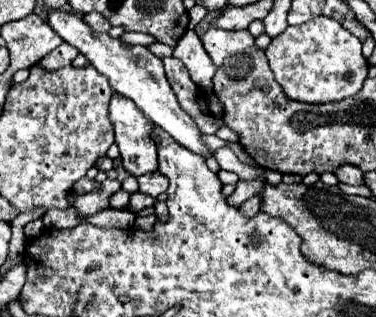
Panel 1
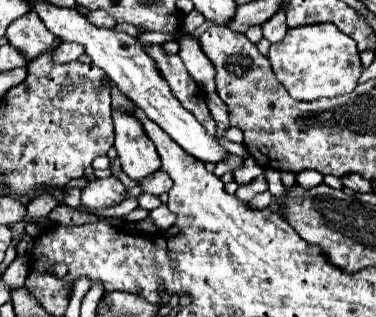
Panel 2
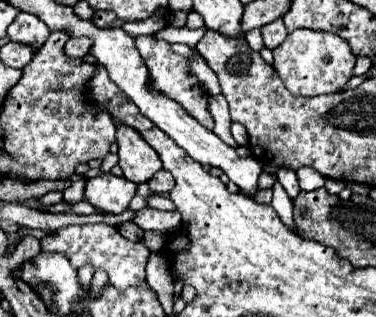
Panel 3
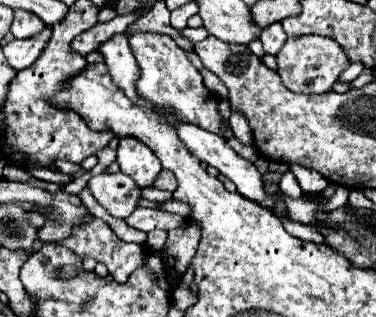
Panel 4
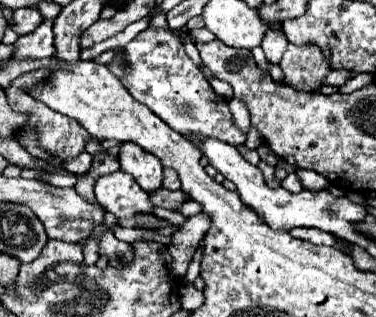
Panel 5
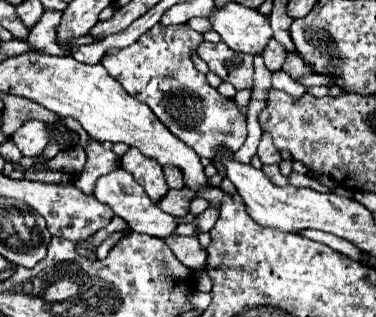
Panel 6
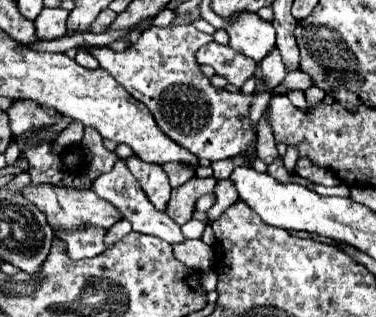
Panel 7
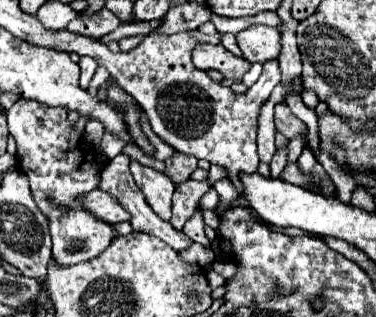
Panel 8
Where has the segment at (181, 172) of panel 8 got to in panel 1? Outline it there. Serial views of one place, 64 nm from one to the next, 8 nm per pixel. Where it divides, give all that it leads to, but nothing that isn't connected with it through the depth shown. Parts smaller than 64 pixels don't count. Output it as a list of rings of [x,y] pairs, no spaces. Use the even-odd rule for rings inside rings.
[[[150,172],[150,174],[140,176],[138,184],[140,184],[140,192],[144,192],[144,194],[148,194],[152,198],[156,198],[162,192],[166,192],[166,188],[168,188],[168,180],[160,172]]]

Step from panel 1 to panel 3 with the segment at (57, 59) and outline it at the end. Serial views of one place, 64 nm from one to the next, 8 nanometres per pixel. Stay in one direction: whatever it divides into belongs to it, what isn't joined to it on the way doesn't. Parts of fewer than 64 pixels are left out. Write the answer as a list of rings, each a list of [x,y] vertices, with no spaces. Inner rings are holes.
[[[70,38],[64,46],[64,54],[68,58],[84,58],[90,50],[90,40],[88,38]]]

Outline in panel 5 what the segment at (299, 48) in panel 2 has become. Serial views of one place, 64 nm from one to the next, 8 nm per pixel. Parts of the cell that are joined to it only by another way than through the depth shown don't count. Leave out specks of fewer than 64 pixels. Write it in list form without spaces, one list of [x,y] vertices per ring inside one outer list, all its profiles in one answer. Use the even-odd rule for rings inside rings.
[[[288,42],[280,68],[284,72],[284,84],[298,92],[318,92],[322,88],[322,80],[334,70],[320,46],[296,46],[292,42]]]

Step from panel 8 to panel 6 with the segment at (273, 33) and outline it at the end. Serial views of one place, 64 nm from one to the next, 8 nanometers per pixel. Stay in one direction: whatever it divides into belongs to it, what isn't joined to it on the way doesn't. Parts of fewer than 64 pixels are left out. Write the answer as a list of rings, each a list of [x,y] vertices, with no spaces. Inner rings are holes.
[[[228,2],[214,6],[208,22],[212,30],[220,34],[222,42],[236,52],[258,54],[272,38],[268,16],[260,14],[260,10],[246,8],[244,4]]]

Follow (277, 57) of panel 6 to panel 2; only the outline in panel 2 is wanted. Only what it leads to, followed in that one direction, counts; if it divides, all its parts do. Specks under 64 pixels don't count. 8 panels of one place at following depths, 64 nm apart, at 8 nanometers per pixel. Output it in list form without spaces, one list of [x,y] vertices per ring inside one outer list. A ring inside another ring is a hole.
[[[286,4],[280,6],[280,10],[276,12],[276,16],[272,16],[270,20],[266,20],[262,24],[262,30],[264,30],[264,38],[270,40],[272,44],[274,42],[280,42],[288,30],[286,26]]]

